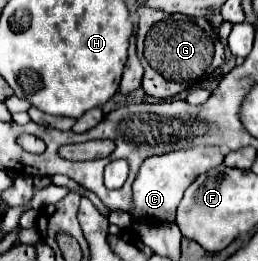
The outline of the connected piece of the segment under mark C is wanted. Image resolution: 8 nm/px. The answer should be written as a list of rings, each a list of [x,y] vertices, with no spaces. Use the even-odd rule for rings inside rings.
[[[189,147],[181,151],[171,151],[159,157],[151,157],[143,161],[139,173],[133,181],[133,207],[131,217],[135,221],[145,223],[163,223],[175,221],[175,209],[185,193],[185,189],[205,171],[223,163],[223,153],[219,147]]]

